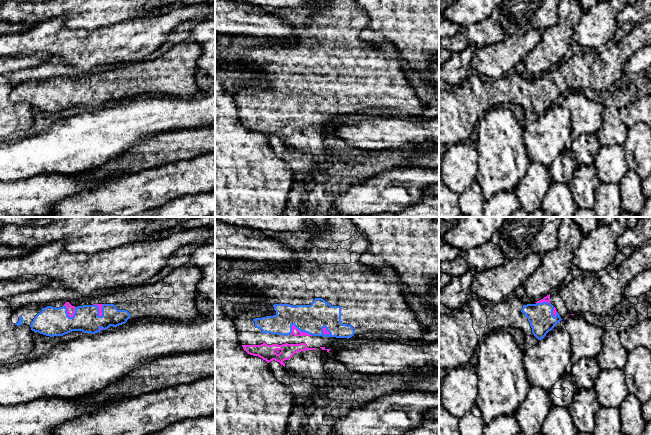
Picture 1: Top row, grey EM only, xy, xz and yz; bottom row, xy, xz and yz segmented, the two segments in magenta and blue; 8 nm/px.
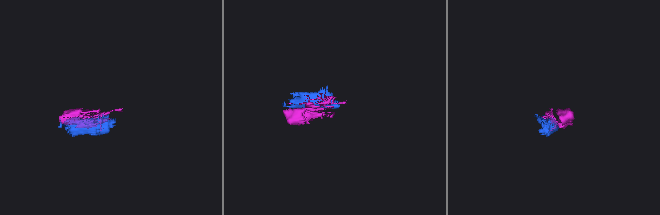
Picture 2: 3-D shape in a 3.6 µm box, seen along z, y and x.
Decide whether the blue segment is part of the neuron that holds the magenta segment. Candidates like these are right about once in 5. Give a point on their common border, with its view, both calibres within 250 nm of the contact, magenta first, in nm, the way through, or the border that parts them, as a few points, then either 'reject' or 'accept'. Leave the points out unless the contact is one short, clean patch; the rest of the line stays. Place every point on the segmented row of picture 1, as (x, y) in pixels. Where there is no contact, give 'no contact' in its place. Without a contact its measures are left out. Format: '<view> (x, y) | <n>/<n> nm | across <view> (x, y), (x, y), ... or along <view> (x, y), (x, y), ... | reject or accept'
xz (302, 332) | 60/240 nm | accept

